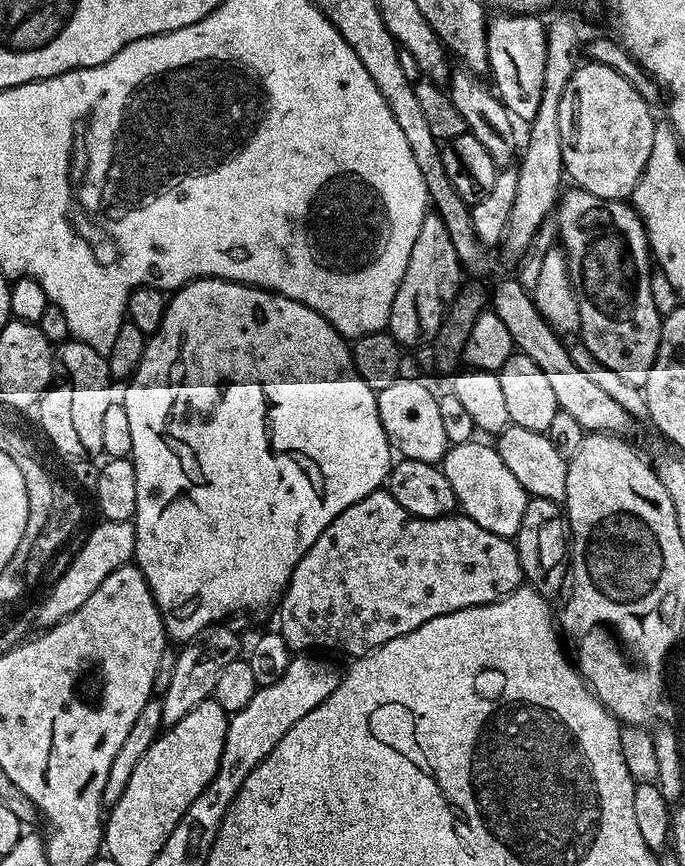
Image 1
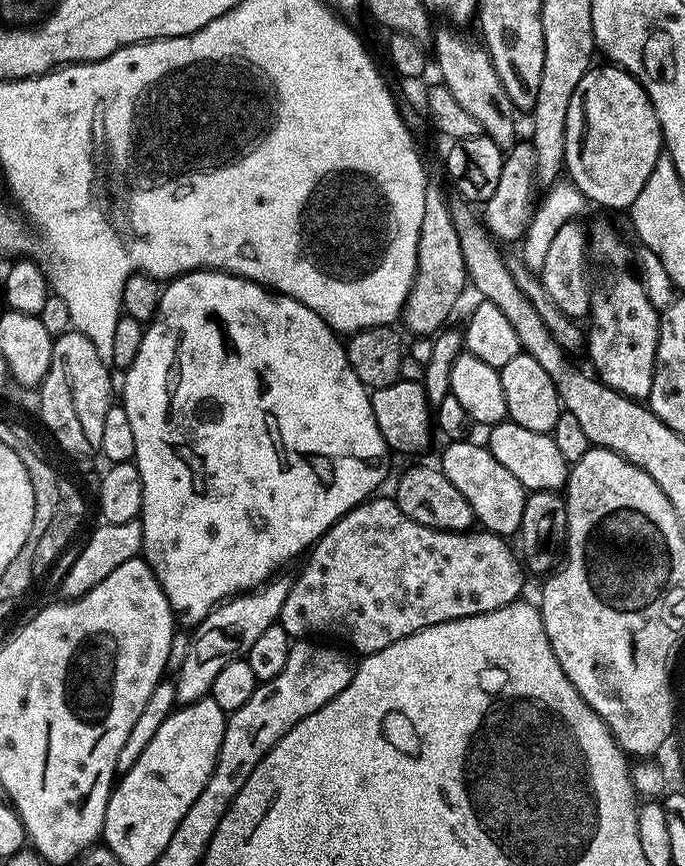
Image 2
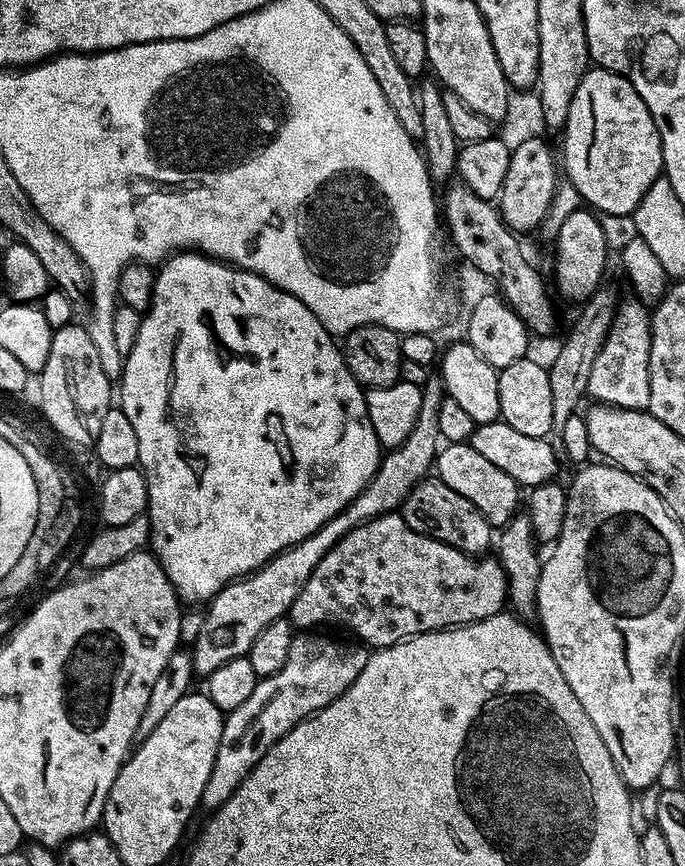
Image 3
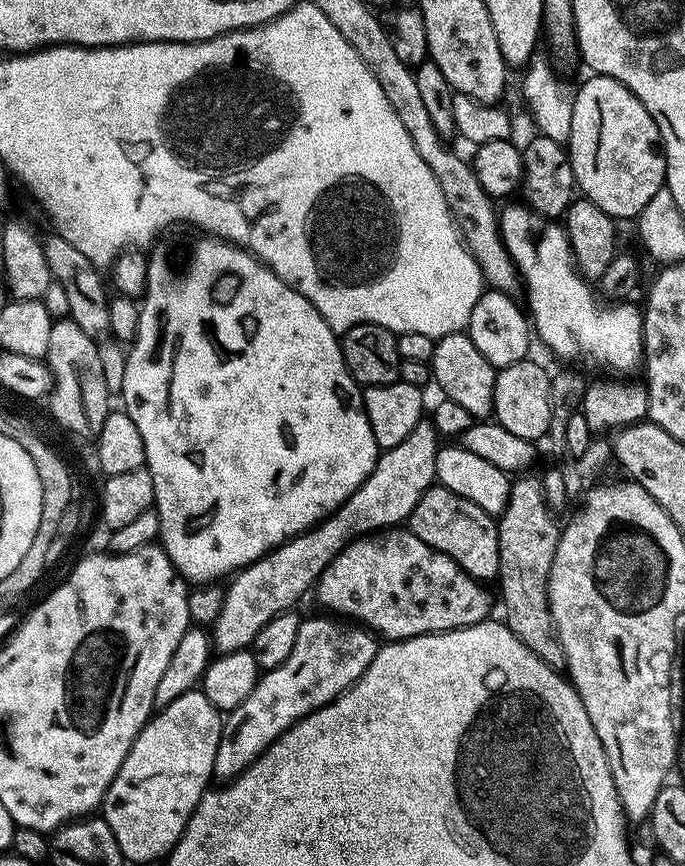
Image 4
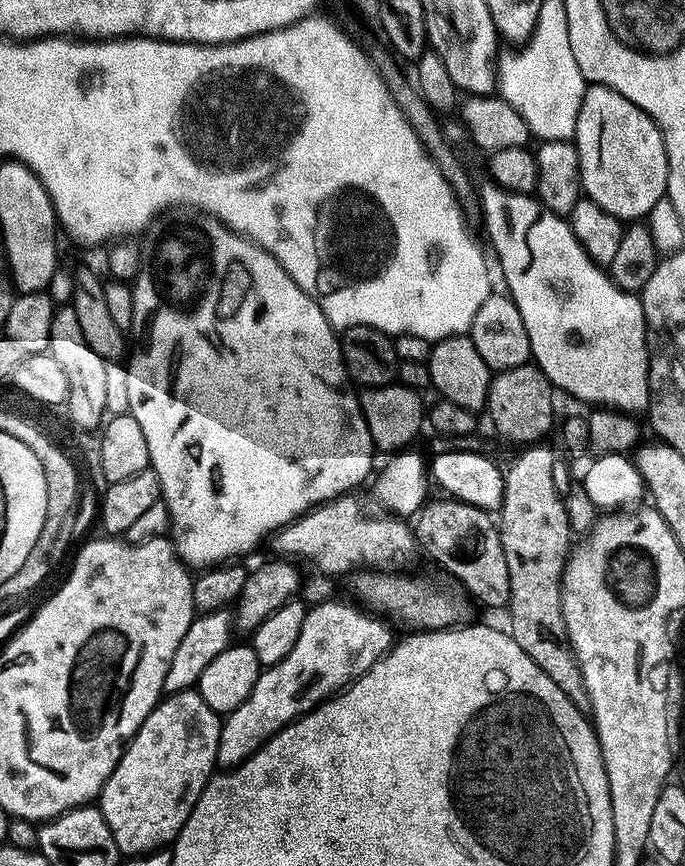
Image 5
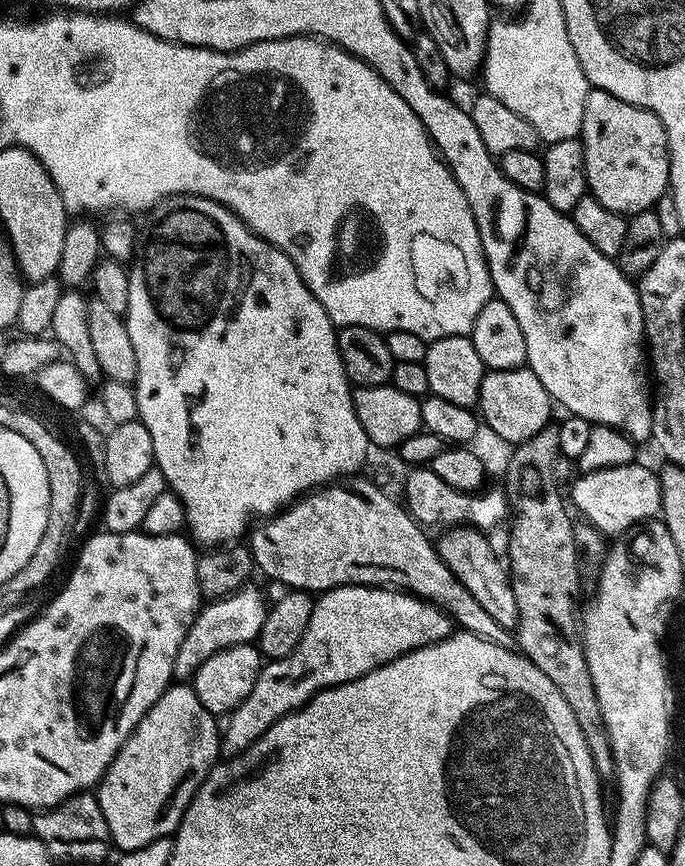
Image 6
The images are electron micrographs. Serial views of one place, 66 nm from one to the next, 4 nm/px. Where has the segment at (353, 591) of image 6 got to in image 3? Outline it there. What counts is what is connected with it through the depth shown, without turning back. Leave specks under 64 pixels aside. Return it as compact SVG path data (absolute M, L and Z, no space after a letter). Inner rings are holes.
M304 630L293 635L290 642L290 658L286 658L286 666L278 670L278 674L270 674L257 679L254 686L254 694L242 702L233 712L227 713L222 726L222 742L218 742L218 758L214 758L214 770L210 770L210 778L206 781L206 790L202 790L202 804L208 810L221 808L228 799L236 793L238 786L262 762L265 754L275 746L276 743L286 735L298 722L302 722L307 716L314 715L318 710L322 710L330 702L334 702L342 693L349 688L362 674L362 666L366 666L370 652L365 645L359 642L343 644L340 640L335 640L332 636L316 636L315 631Z

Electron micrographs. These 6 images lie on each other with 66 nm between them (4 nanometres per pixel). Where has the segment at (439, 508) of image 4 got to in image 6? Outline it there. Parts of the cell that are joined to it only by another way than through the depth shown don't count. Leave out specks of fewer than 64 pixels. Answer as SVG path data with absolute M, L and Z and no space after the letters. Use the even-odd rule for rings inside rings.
M457 526L445 529L436 540L437 552L447 568L470 591L474 600L485 611L493 615L494 620L510 629L515 629L517 624L518 606L514 597L511 573L507 565L502 564L491 542L481 529L471 526Z

